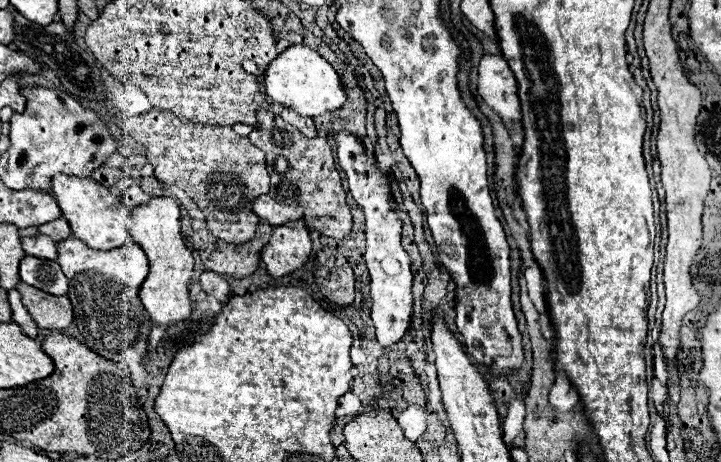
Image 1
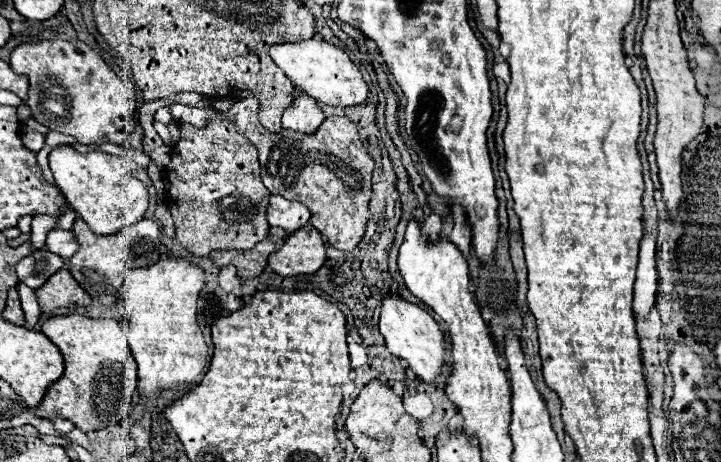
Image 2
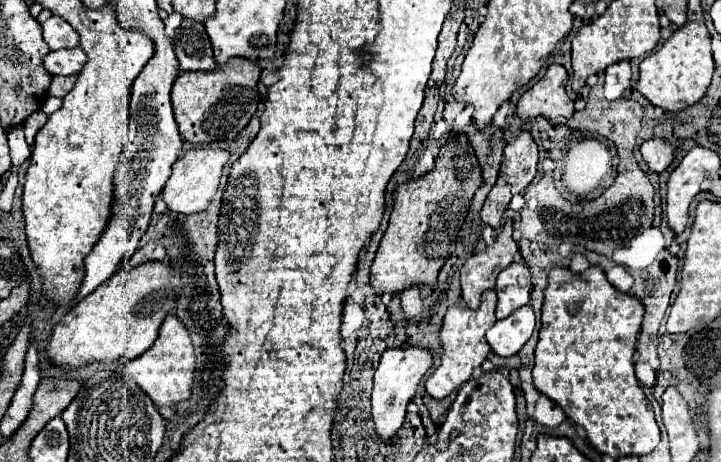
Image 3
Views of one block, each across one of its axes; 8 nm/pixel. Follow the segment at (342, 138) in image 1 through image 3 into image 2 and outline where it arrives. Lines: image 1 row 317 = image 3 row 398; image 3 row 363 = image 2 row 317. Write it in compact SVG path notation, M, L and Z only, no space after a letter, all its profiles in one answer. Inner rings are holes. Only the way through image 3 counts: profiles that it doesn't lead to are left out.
M390 294L384 302L382 302L382 312L380 312L380 322L378 322L380 334L386 340L388 350L406 360L408 368L426 384L432 384L438 374L442 372L442 368L446 366L446 338L444 332L440 330L438 322L424 312L420 306L410 304L406 300L402 300L400 296Z

